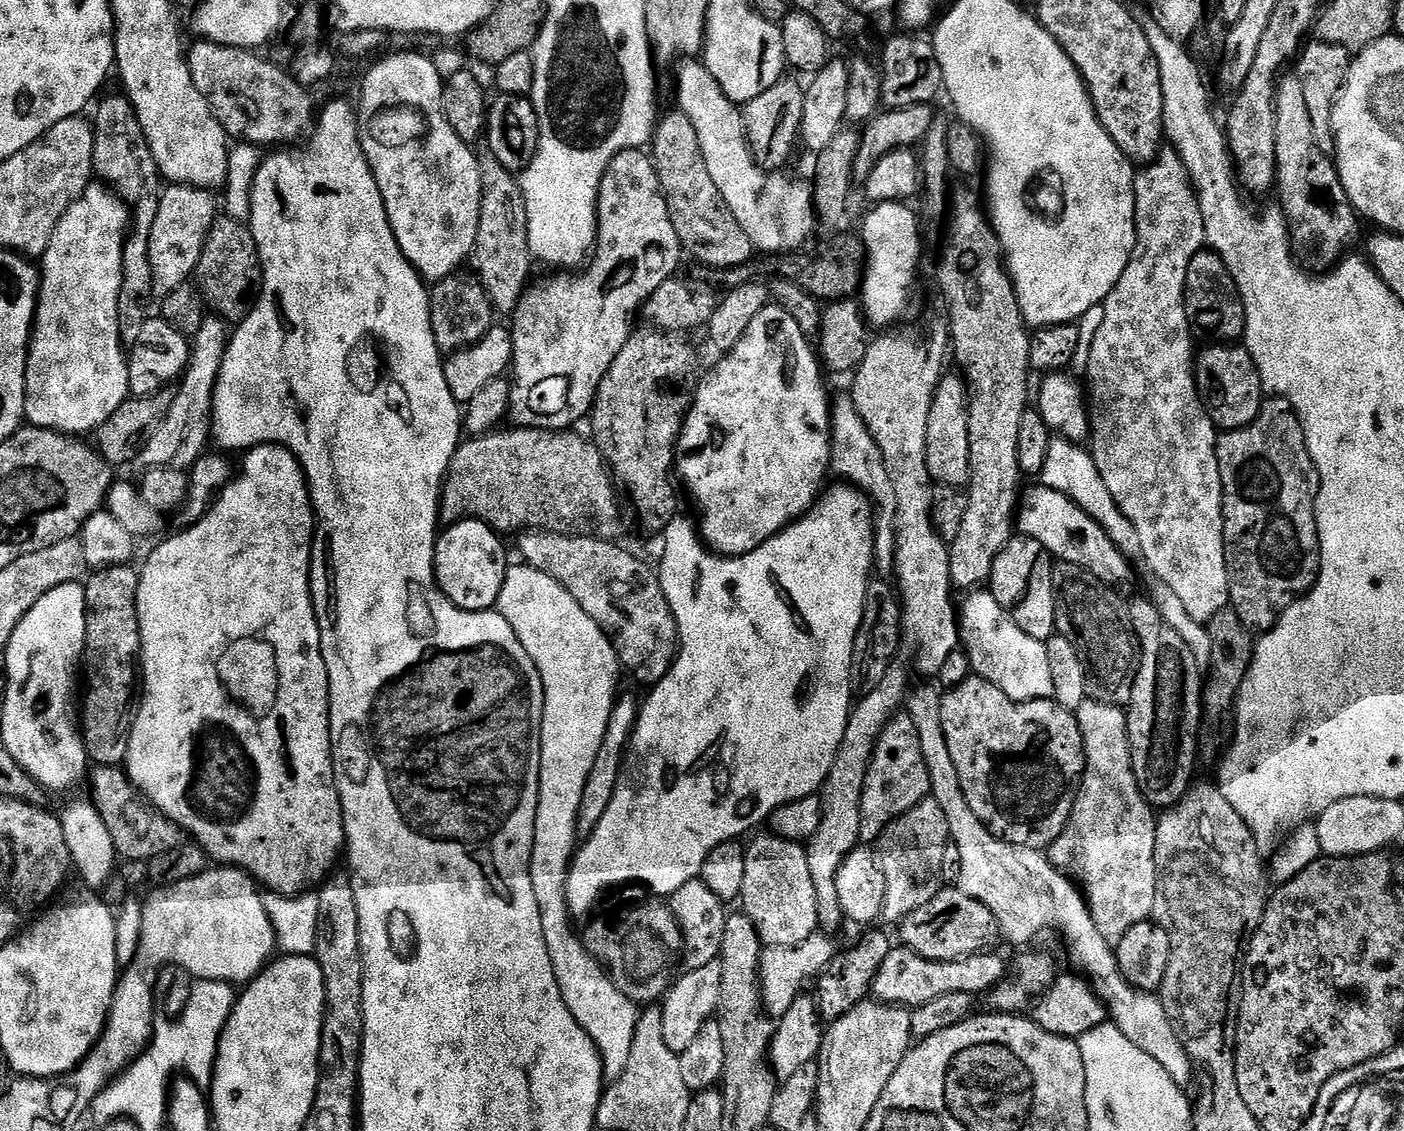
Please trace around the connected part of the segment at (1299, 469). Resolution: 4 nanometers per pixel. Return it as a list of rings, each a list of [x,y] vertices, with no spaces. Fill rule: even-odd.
[[[1268,398],[1261,403],[1260,412],[1252,424],[1235,430],[1224,430],[1216,438],[1216,457],[1220,463],[1220,481],[1222,482],[1222,510],[1224,511],[1224,553],[1226,554],[1226,570],[1228,571],[1228,599],[1231,611],[1238,614],[1242,626],[1246,626],[1253,634],[1263,634],[1276,625],[1278,618],[1300,597],[1306,595],[1320,573],[1320,536],[1316,533],[1316,499],[1320,489],[1320,475],[1310,458],[1310,450],[1306,446],[1304,431],[1300,419],[1290,402],[1279,398]]]

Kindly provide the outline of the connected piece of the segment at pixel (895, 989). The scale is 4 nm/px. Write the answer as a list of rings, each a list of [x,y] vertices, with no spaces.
[[[893,947],[892,952],[886,954],[886,962],[882,962],[882,970],[878,970],[874,978],[871,995],[881,1004],[898,1004],[911,1010],[926,1002],[934,1002],[934,998],[942,998],[942,994],[987,994],[1006,976],[1006,960],[1004,964],[1002,957],[992,954],[985,950],[977,956],[967,956],[954,962],[934,962],[909,948]]]

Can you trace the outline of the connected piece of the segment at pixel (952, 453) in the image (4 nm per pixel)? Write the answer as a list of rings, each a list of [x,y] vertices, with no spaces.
[[[945,375],[932,396],[926,430],[926,466],[937,485],[963,489],[972,478],[968,433],[969,395],[965,381],[957,376]]]

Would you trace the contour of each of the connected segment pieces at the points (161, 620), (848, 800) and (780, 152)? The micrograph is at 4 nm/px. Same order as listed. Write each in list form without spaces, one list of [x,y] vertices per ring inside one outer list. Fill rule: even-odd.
[[[257,444],[255,448],[247,449],[243,453],[244,469],[237,471],[232,481],[220,491],[219,499],[209,507],[207,514],[198,523],[185,527],[184,532],[164,540],[148,556],[144,568],[139,569],[140,585],[136,595],[136,609],[138,610],[138,622],[140,623],[140,659],[139,667],[142,669],[142,695],[138,700],[138,707],[132,721],[132,733],[128,743],[128,759],[126,771],[129,780],[136,787],[137,792],[170,822],[177,824],[181,832],[187,834],[194,843],[208,855],[209,861],[220,866],[241,868],[247,872],[257,885],[263,886],[269,892],[276,892],[279,896],[298,896],[315,889],[333,871],[336,859],[341,859],[346,848],[344,838],[344,811],[340,795],[336,789],[336,775],[332,765],[332,727],[328,717],[328,667],[322,658],[320,649],[320,627],[316,621],[316,608],[312,604],[312,537],[316,535],[316,514],[312,511],[312,494],[308,491],[308,479],[304,477],[302,466],[296,460],[295,454],[283,444]]]
[[[893,666],[888,669],[880,685],[873,692],[867,693],[861,699],[864,700],[861,704],[859,701],[853,707],[852,711],[848,713],[846,734],[838,746],[838,754],[828,772],[828,779],[822,785],[822,803],[824,805],[822,822],[811,840],[807,841],[806,849],[810,864],[810,877],[813,879],[814,892],[817,894],[818,924],[828,934],[836,934],[840,924],[845,923],[844,911],[840,909],[838,902],[838,886],[836,885],[838,870],[842,866],[842,862],[861,843],[860,803],[868,767],[882,730],[901,711],[902,705],[905,703],[906,689],[909,687],[907,684],[908,680],[904,677],[903,670],[899,666]]]
[[[785,78],[743,105],[744,135],[748,138],[748,149],[756,159],[756,165],[766,172],[781,171],[792,154],[796,135],[802,132],[804,122],[804,93],[803,87],[799,88],[791,78]]]

